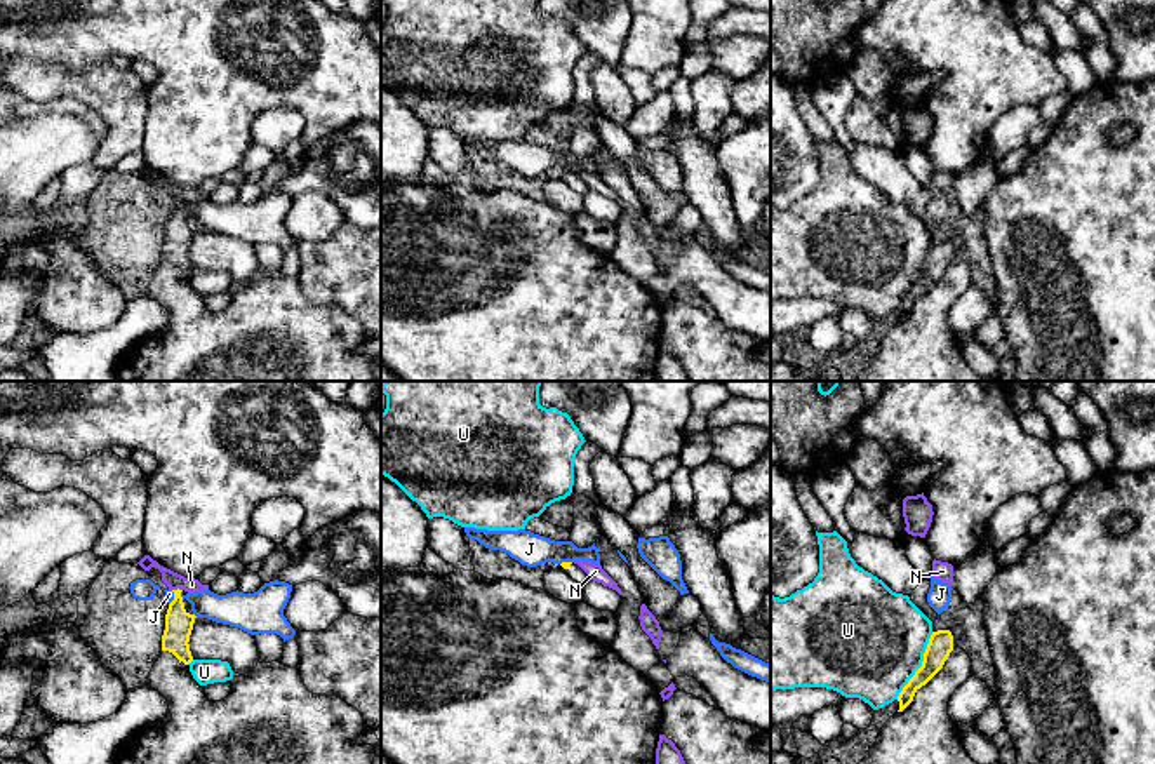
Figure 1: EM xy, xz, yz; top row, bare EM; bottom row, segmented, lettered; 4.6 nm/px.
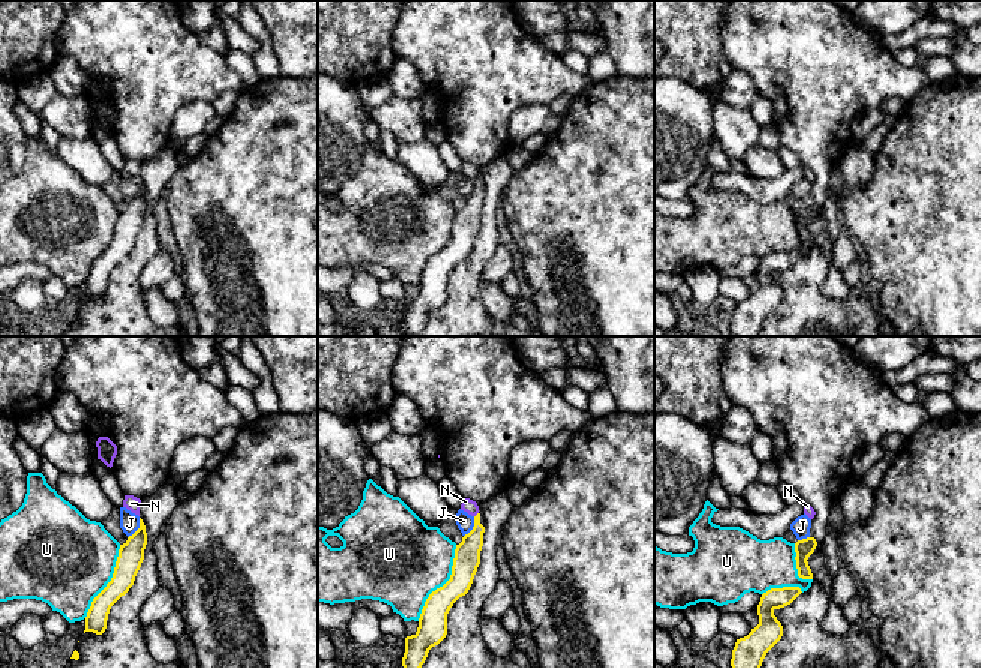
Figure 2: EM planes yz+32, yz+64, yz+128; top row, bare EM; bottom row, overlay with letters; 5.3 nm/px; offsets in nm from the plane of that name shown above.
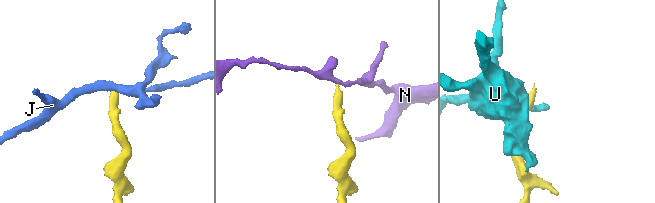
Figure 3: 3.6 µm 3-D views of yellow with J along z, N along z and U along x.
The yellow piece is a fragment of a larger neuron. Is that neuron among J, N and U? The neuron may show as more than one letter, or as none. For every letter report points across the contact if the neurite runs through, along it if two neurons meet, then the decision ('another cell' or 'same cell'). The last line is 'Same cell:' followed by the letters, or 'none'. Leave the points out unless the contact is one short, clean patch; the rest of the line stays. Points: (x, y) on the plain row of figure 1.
J: border along xy (181, 201), (183, 207); another cell
N: border along xy (181, 199), (173, 201); another cell
U: border along yz (933, 242), (922, 275), (896, 308); another cell
Same cell: none

